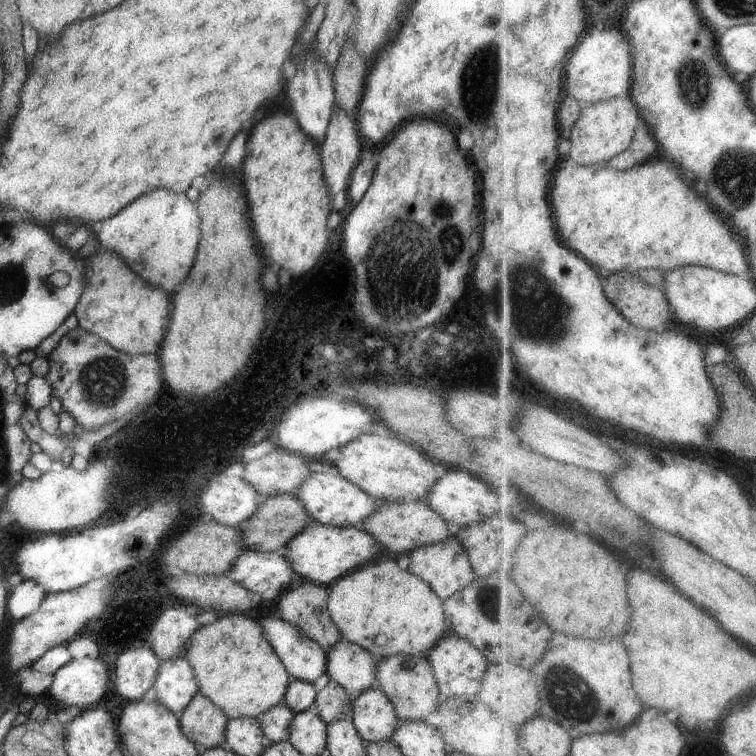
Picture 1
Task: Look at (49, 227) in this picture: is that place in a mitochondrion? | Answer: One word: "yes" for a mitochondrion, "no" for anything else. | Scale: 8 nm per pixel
no

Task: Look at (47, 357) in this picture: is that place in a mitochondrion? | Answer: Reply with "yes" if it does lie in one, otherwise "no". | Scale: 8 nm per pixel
no

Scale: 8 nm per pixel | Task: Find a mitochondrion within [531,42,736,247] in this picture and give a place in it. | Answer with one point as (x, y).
(693, 90)

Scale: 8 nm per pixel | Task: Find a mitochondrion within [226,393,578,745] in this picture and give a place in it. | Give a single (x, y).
(486, 598)

